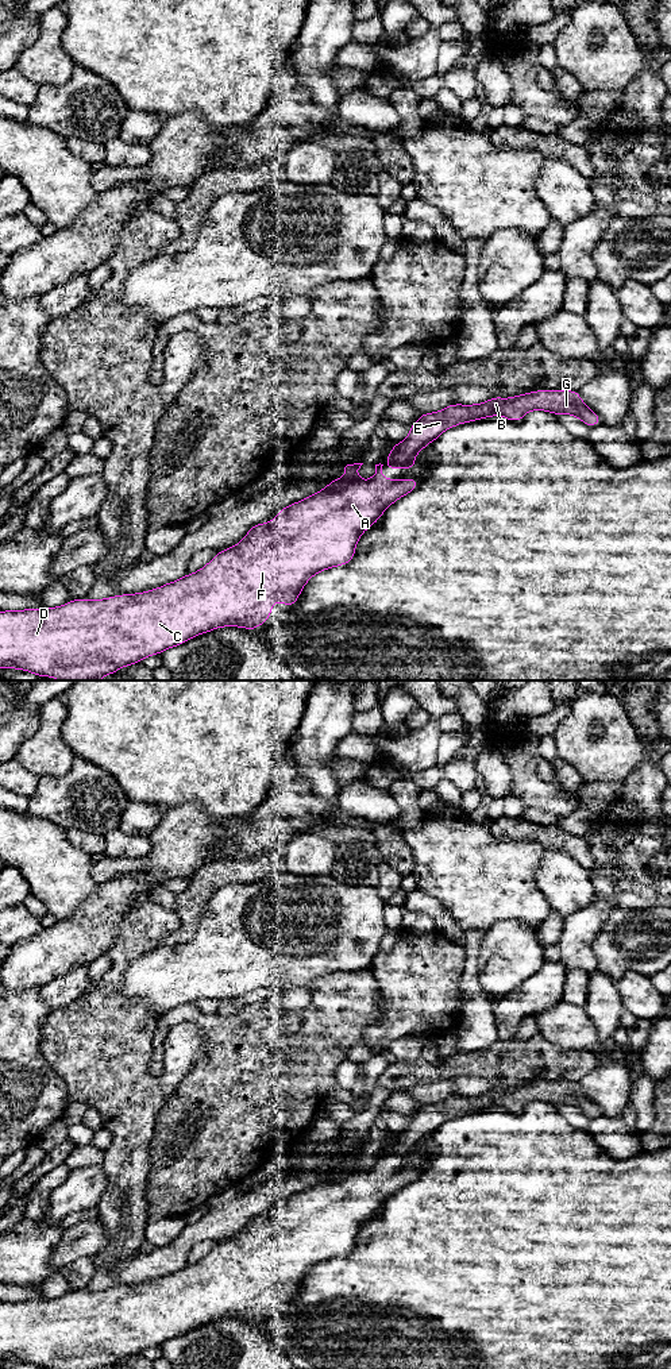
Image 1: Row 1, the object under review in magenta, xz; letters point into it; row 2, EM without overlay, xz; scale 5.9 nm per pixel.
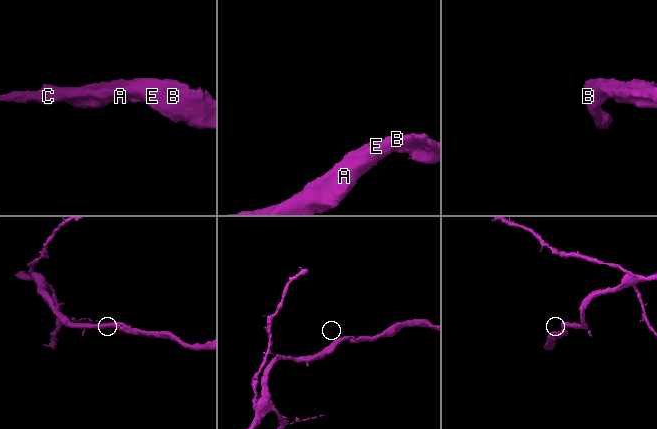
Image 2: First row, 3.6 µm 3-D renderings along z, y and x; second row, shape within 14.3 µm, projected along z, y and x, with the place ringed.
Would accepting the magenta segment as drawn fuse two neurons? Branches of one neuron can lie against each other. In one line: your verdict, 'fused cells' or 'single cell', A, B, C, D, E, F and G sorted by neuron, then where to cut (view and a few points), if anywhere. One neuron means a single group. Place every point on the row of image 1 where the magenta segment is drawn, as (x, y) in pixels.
single cell; groups A B C D E F G; cut none

